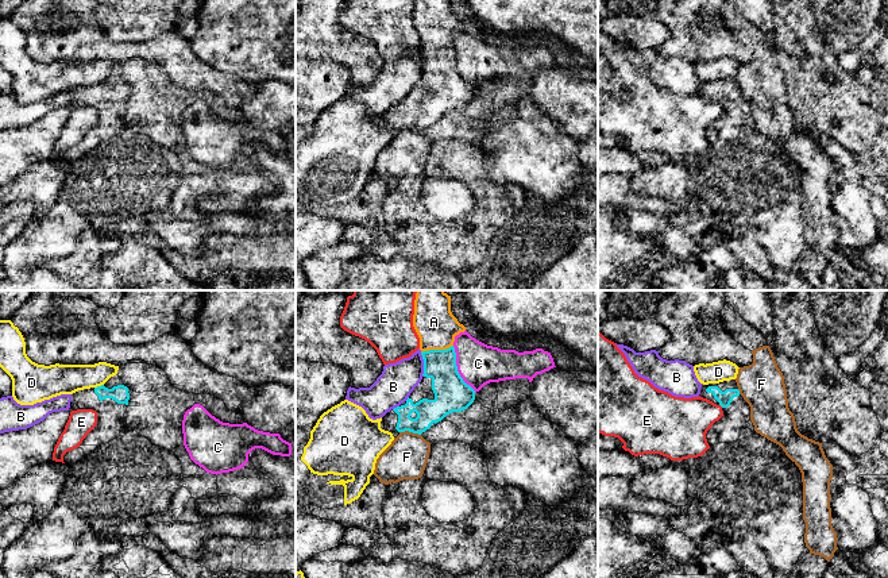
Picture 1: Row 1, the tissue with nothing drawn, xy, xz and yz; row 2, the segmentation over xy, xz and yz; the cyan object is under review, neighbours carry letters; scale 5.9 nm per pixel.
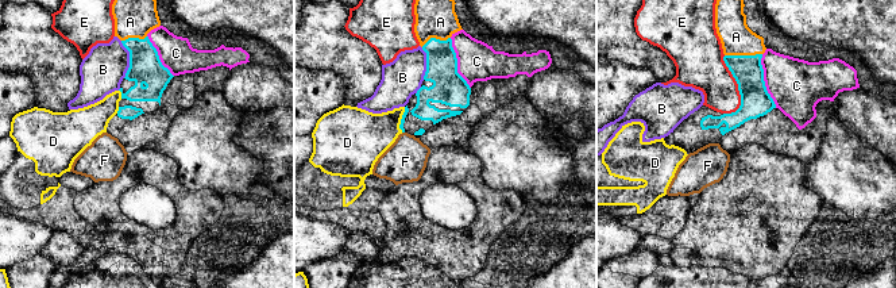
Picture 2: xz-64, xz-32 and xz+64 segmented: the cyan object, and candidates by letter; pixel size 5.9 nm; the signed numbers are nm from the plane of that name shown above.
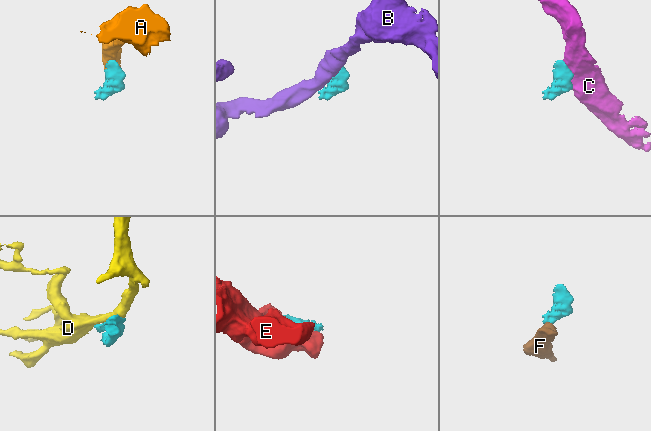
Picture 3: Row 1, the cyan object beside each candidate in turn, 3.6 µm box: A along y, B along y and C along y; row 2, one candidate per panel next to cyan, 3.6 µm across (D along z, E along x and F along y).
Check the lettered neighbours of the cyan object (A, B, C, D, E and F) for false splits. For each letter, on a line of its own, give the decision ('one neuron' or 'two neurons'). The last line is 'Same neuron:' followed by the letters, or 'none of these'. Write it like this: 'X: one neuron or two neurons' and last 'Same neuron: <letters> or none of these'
A: one neuron
B: two neurons
C: two neurons
D: two neurons
E: two neurons
F: two neurons
Same neuron: A

